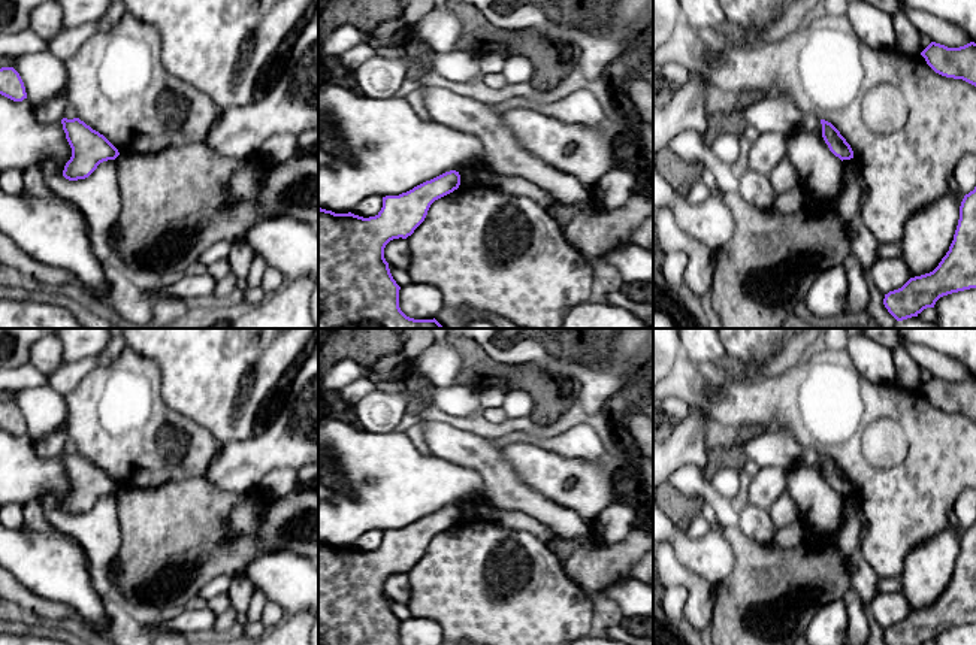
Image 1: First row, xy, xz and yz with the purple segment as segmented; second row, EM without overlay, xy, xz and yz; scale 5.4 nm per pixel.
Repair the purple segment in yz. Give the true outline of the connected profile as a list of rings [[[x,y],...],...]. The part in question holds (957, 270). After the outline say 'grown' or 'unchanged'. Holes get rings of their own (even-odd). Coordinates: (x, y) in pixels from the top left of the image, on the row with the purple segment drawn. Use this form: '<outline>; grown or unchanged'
[[[976,187],[961,202],[954,240],[939,266],[885,294],[883,305],[903,321],[934,308],[943,296],[970,288],[976,288]]]; unchanged

